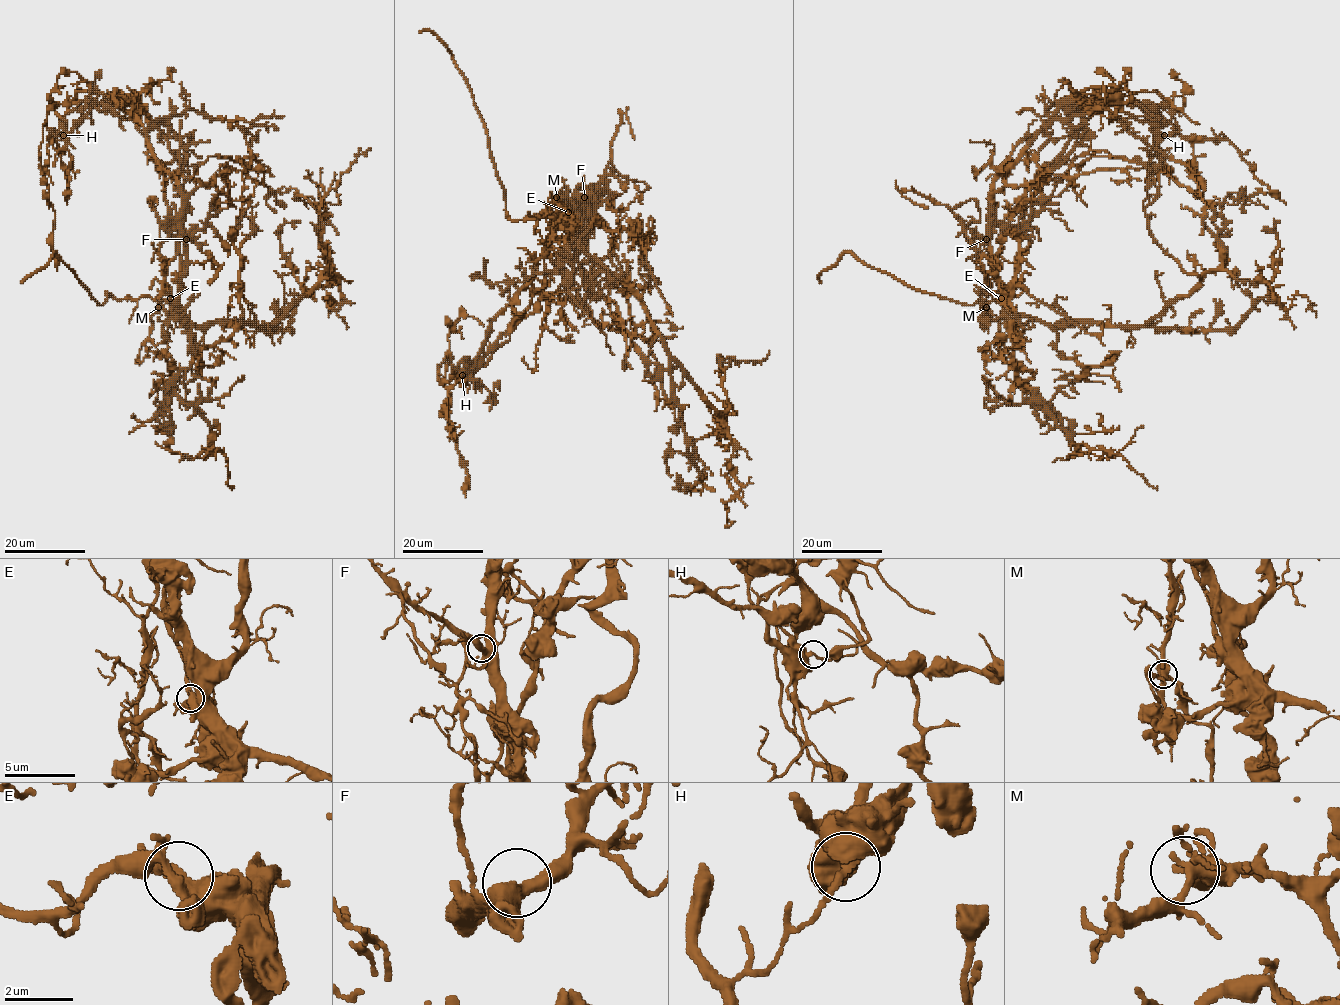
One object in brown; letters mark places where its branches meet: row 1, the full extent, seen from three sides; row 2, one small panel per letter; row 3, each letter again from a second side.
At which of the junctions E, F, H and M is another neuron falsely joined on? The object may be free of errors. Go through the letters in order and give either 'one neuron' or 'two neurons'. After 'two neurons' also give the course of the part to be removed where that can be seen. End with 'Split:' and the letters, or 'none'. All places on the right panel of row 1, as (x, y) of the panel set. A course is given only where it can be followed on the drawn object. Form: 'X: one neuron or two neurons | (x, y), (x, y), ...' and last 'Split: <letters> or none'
E: one neuron
F: one neuron
H: two neurons | (1164, 134), (1177, 130), (1145, 108), (1170, 103), (1154, 90), (1134, 92), (1074, 134), (1051, 138), (1037, 171)
M: one neuron
Split: H

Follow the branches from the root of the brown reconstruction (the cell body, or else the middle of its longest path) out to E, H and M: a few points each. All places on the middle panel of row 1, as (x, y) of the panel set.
E: (584, 204), (575, 215), (568, 212)
H: (584, 204), (578, 201), (581, 201), (550, 233), (533, 279), (491, 323), (480, 353), (462, 375)
M: (584, 204), (579, 209), (578, 218), (568, 199), (556, 197)

